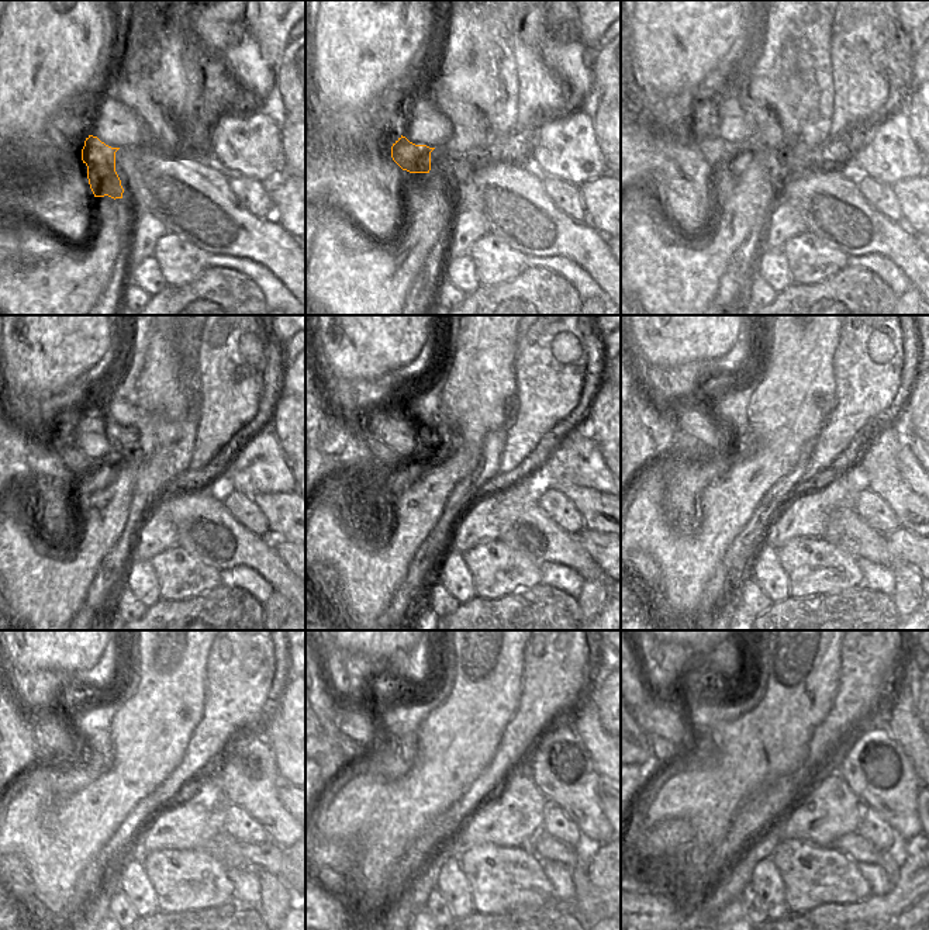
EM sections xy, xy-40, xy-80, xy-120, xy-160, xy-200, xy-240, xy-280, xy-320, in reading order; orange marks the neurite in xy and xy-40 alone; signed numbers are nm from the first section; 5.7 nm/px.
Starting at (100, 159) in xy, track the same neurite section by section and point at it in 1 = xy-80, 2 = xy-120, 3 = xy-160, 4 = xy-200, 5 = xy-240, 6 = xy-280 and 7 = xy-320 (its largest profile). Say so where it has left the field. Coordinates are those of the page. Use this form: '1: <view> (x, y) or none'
1: xy-80 (718, 152)
2: xy-120 (85, 464)
3: xy-160 (390, 460)
4: xy-200 (698, 455)
5: xy-240 (51, 760)
6: xy-280 (351, 749)
7: xy-320 (665, 752)

